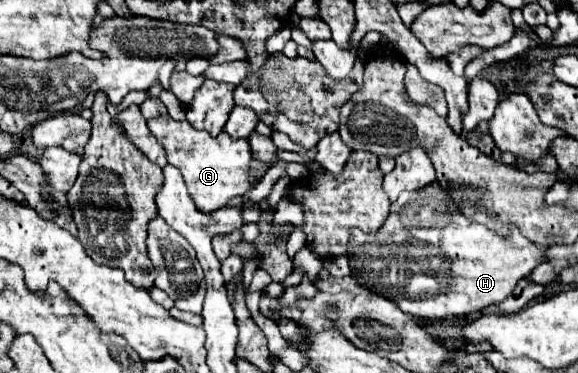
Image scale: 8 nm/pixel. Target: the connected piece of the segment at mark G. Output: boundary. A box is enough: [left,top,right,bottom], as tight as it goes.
[147,118,255,214]

